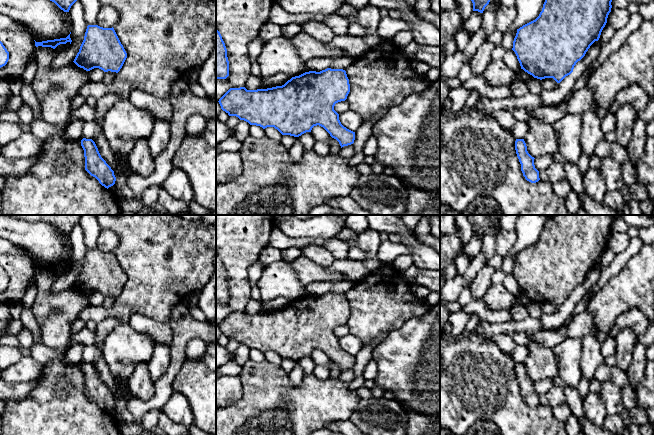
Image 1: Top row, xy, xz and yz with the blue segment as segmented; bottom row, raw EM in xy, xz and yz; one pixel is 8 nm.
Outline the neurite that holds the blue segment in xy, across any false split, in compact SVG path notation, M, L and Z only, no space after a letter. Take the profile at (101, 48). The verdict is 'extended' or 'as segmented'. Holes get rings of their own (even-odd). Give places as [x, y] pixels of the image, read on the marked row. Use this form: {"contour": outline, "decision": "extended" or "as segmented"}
{"contour": "M88 25L73 62L86 71L99 68L104 72L118 73L126 58L127 53L113 27Z", "decision": "as segmented"}

